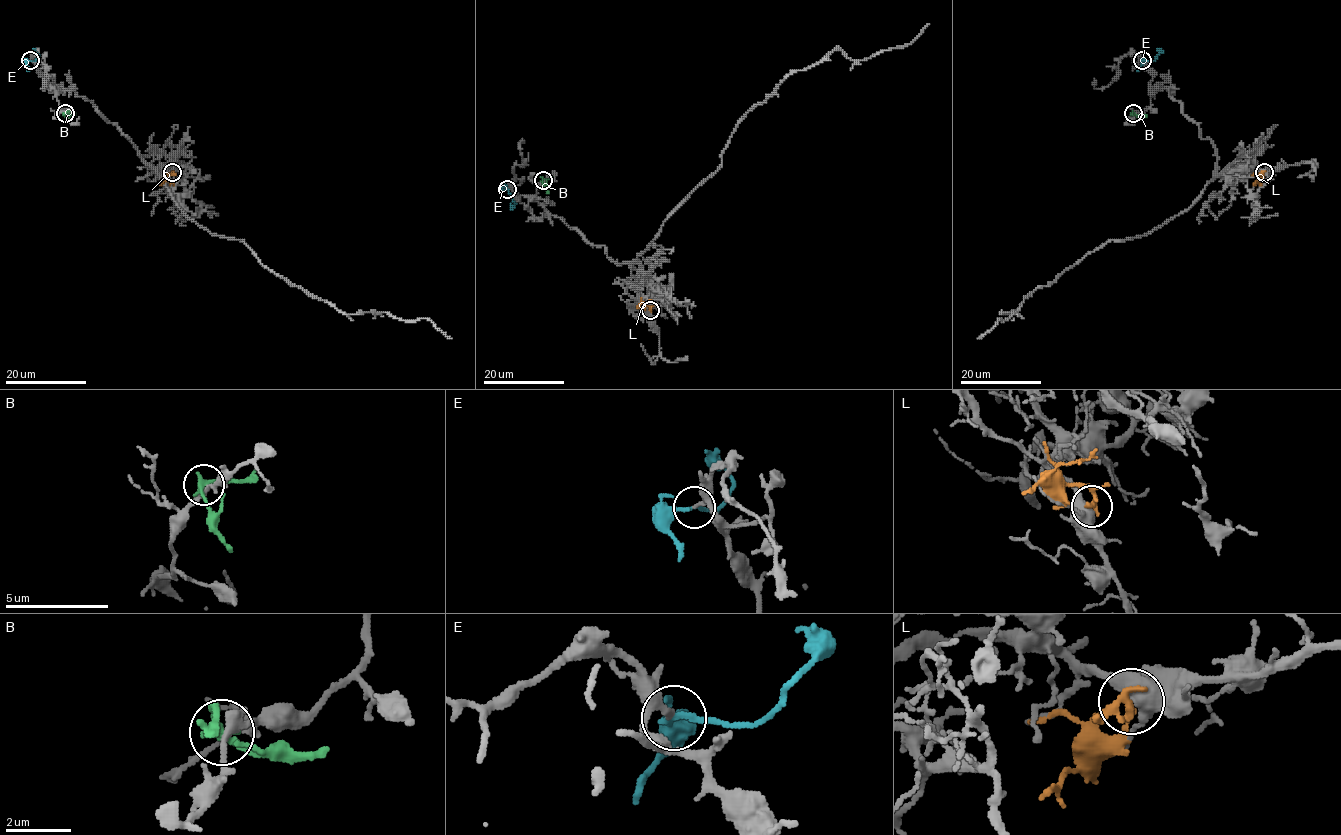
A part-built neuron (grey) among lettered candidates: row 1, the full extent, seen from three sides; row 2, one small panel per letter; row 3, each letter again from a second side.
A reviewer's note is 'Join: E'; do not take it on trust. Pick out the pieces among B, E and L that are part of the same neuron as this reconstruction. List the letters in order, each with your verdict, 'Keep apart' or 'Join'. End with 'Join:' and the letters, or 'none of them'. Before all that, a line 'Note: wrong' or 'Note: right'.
Note: right
B: Keep apart
E: Join
L: Keep apart
Join: E

